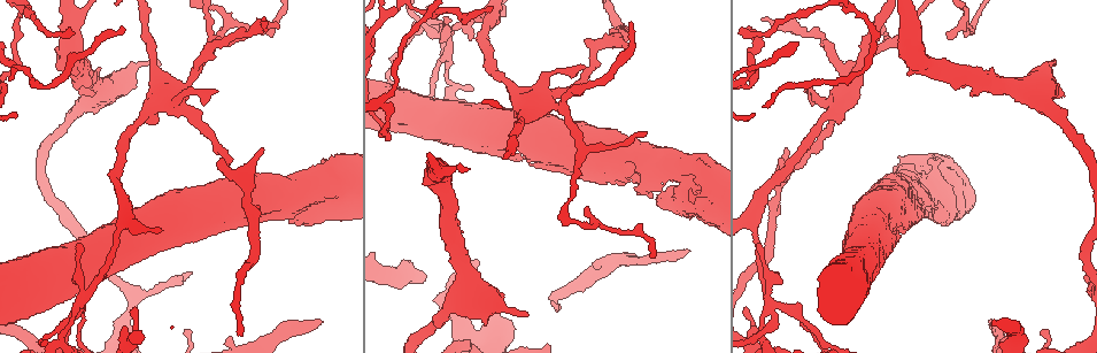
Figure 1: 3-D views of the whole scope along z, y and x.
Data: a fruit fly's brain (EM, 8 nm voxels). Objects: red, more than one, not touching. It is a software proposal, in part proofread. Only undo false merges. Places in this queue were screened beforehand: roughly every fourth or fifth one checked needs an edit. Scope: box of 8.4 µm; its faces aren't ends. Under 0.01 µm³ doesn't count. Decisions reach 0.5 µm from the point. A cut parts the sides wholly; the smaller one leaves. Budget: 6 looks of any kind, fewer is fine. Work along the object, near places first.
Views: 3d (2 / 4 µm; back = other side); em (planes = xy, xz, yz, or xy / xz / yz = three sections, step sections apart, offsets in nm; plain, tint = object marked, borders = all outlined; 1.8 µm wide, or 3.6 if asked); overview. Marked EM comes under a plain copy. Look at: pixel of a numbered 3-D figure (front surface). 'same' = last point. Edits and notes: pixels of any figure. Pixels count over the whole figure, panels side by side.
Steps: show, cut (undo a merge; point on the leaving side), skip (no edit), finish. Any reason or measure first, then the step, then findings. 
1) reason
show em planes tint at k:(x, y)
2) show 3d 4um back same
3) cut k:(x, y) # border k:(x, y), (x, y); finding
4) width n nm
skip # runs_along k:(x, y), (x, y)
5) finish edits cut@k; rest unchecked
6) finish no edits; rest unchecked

three-way junction
show em yz step 8 tint at 1:(890, 44)

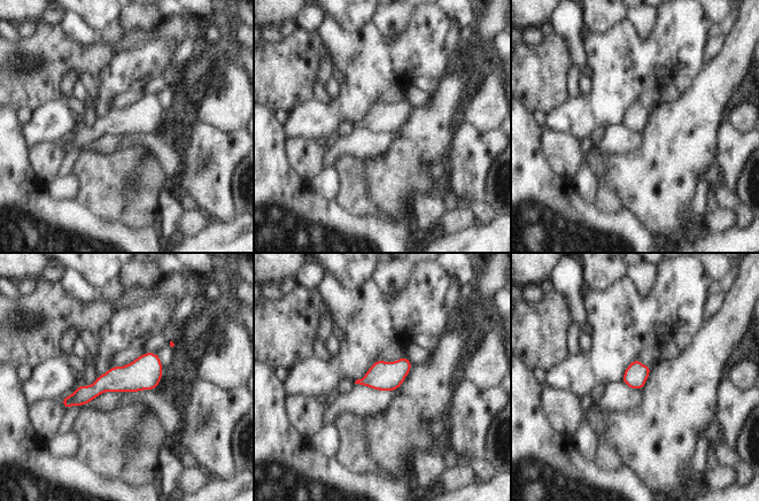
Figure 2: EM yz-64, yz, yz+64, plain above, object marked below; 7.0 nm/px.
show em planes tint same

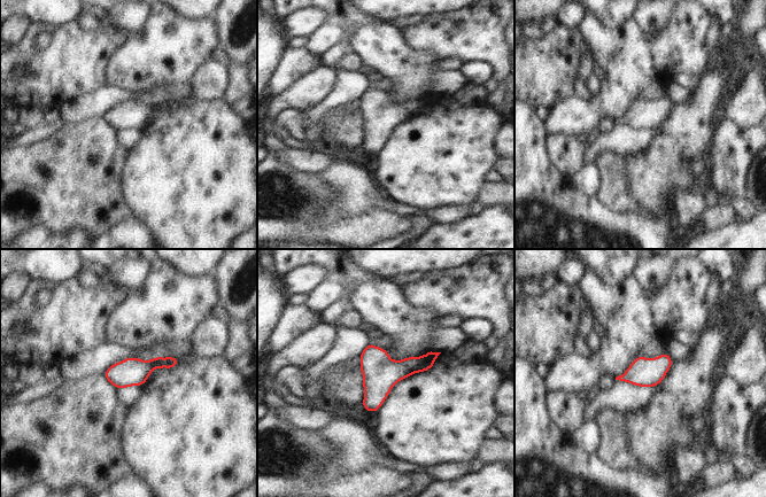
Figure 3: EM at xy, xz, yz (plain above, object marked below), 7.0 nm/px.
skip # one neuron here

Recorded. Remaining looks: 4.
narrows sharply
show em 3.6um yz step 4 tint at 1:(172, 102)

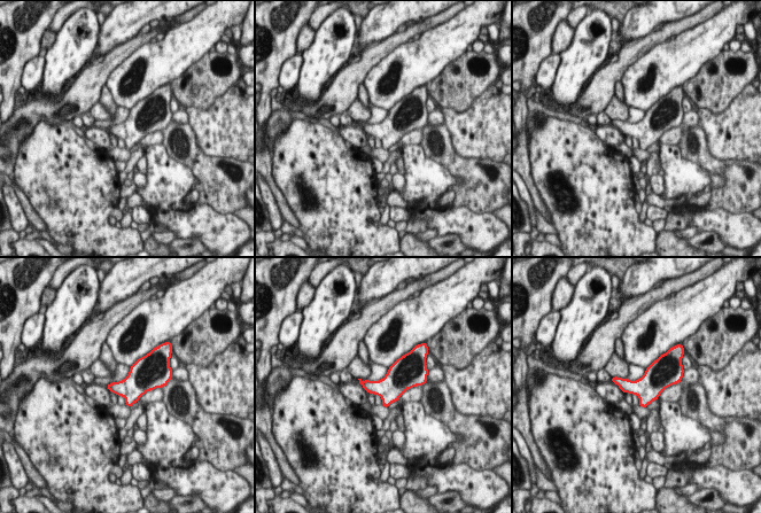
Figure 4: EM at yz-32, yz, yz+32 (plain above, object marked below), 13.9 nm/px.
width 360 nm
skip # all the same neuron

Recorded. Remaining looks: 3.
show em yz step 8 tint at 1:(751, 216)

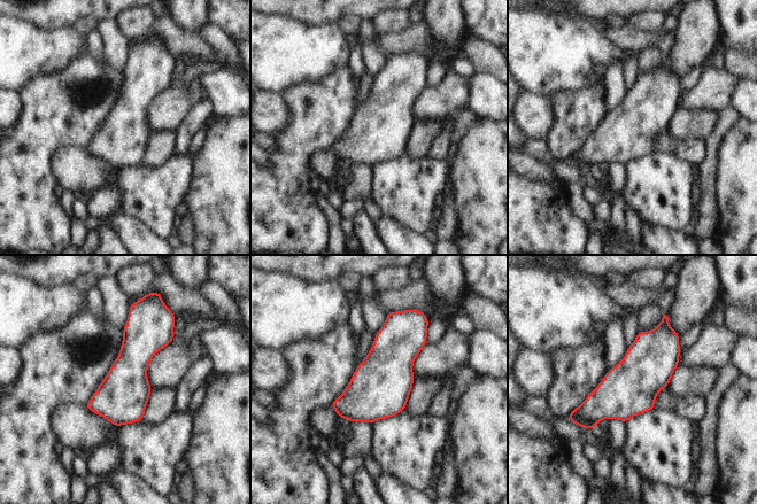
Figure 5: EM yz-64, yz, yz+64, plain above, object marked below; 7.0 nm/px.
show em planes tint same

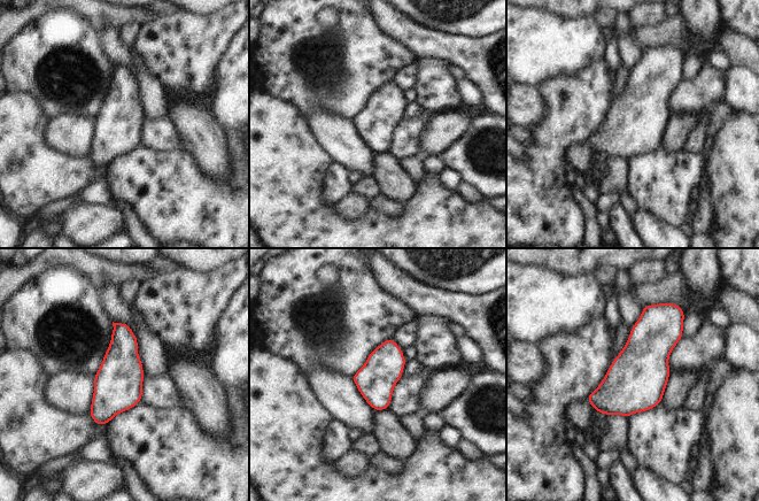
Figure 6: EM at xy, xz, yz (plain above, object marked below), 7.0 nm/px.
skip # all the same neuron

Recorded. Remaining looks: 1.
finish no edits; rest unchecked

